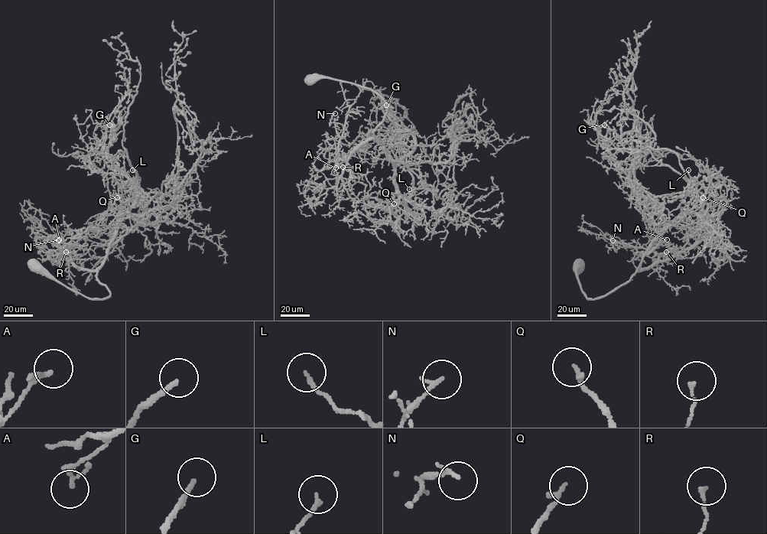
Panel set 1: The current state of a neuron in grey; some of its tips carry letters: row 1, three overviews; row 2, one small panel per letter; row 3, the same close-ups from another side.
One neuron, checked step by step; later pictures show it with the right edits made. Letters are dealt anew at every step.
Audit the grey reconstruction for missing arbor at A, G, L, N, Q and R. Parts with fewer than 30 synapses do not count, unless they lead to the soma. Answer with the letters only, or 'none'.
G

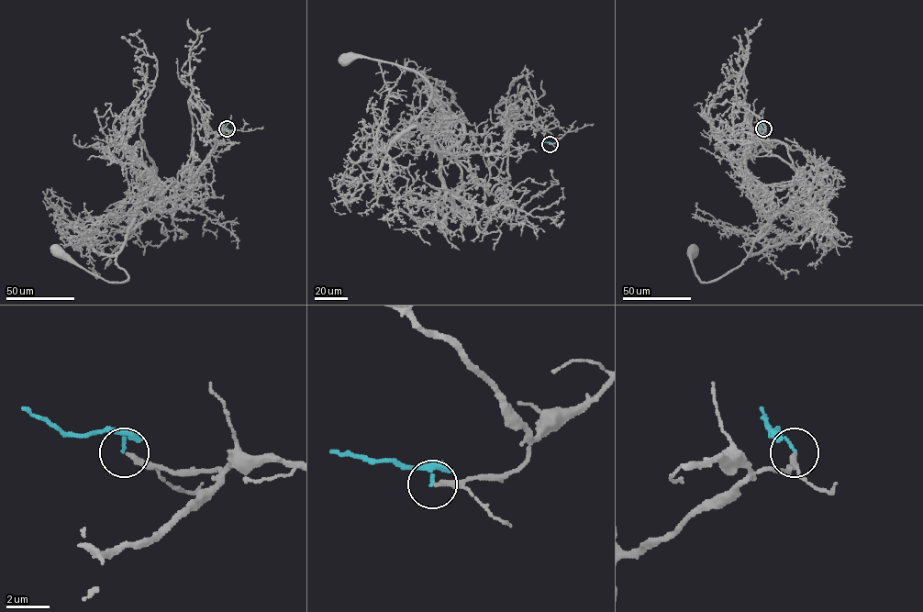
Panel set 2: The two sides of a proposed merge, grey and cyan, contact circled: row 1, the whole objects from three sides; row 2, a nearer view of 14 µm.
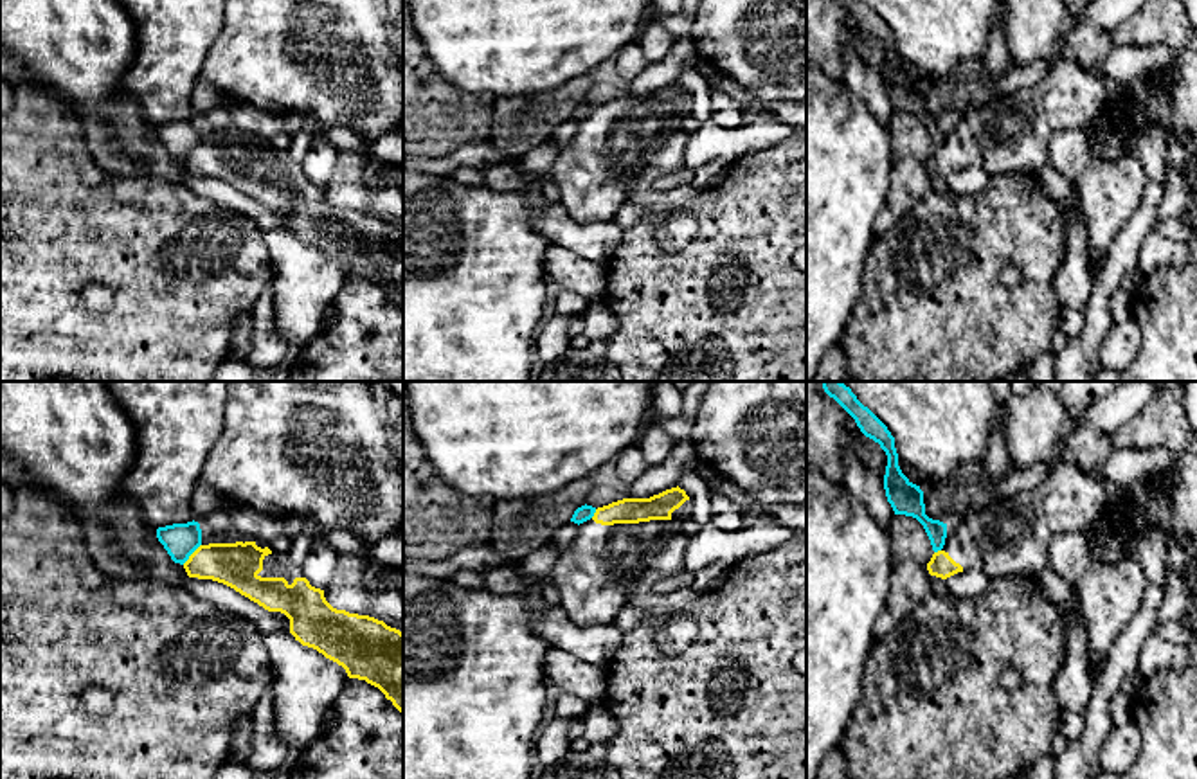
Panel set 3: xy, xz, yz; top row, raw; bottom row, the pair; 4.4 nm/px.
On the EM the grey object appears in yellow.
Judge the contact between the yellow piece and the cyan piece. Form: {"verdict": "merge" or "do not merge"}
{"verdict": "do not merge"}

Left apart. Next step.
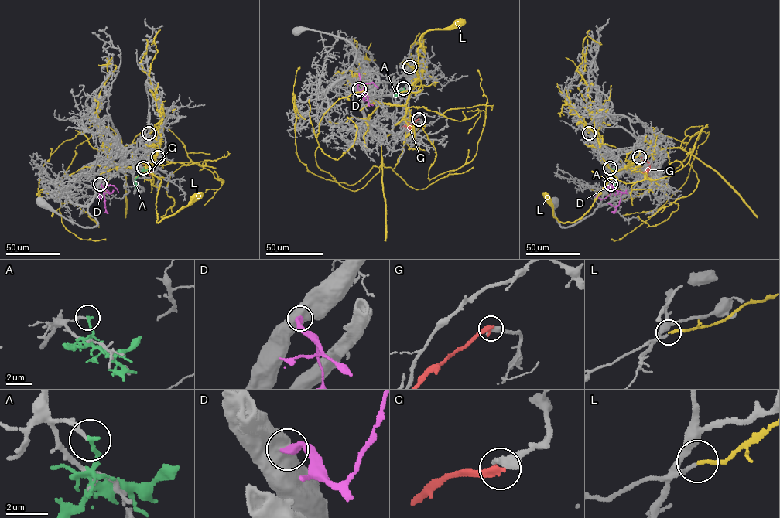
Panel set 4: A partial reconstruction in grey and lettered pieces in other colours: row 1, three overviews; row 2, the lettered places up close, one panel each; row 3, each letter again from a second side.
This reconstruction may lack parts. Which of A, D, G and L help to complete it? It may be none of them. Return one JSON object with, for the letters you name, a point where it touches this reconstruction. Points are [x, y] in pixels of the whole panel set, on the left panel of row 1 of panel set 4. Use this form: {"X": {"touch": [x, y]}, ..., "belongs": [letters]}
{"belongs": []}

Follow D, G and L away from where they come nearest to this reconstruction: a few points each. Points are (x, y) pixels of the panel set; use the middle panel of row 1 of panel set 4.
D: (358, 89), (366, 96), (366, 100), (363, 100), (363, 86)
G: (419, 119), (408, 127), (412, 129)
L: (409, 66), (424, 69), (406, 114), (353, 191), (318, 167), (316, 138), (364, 90)

